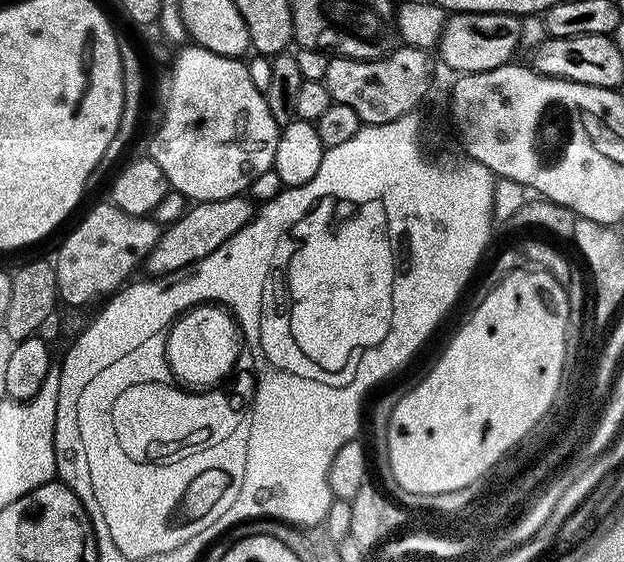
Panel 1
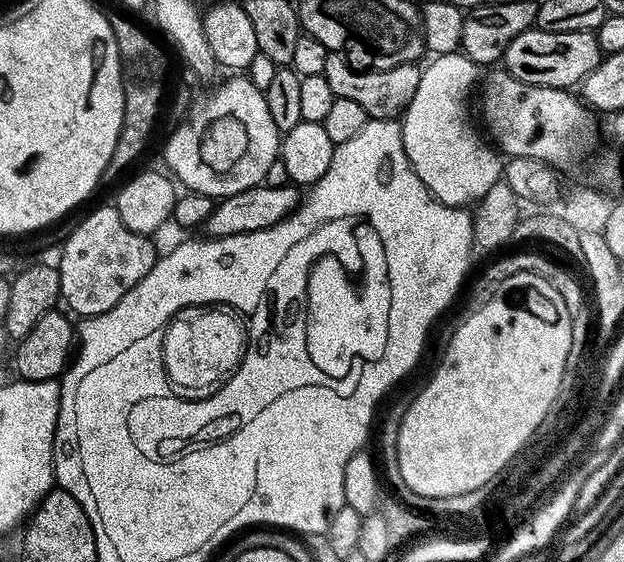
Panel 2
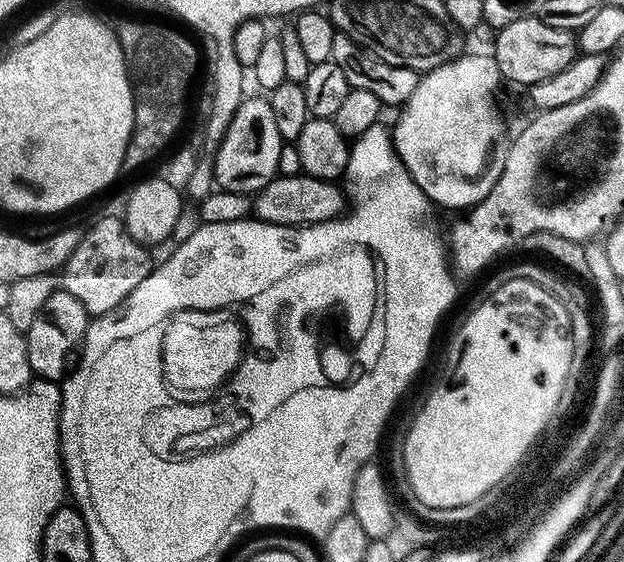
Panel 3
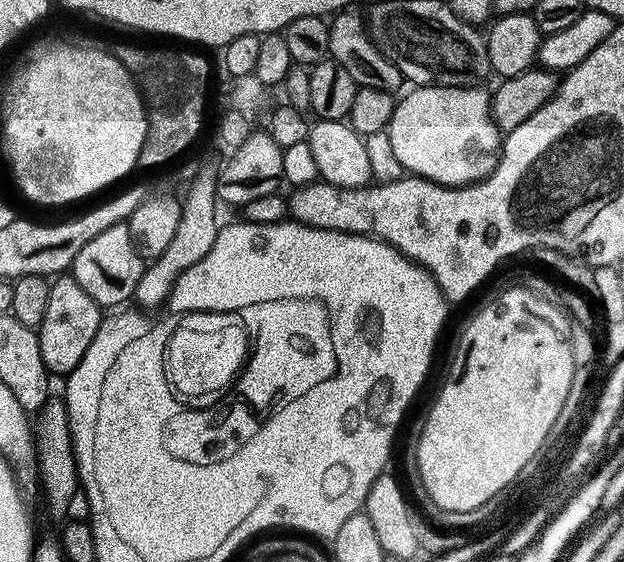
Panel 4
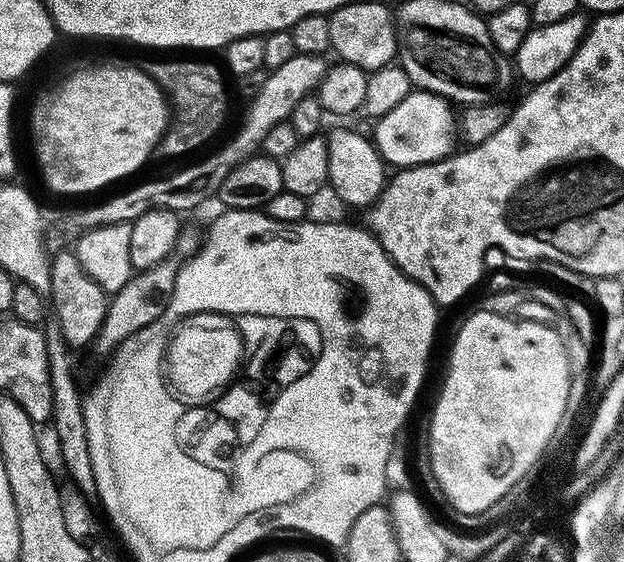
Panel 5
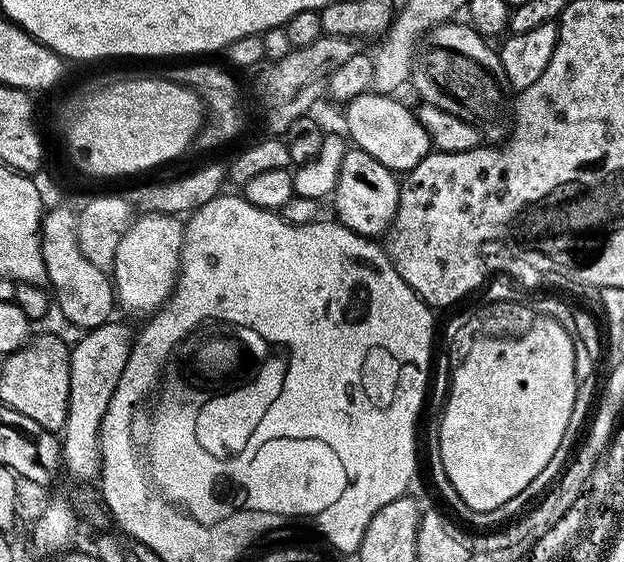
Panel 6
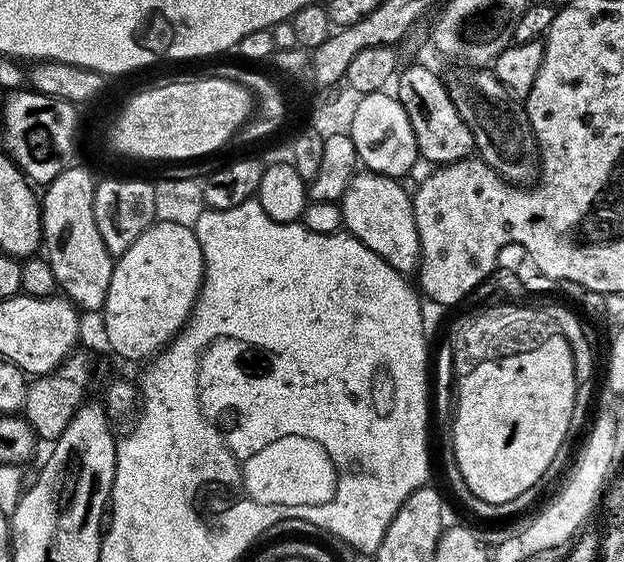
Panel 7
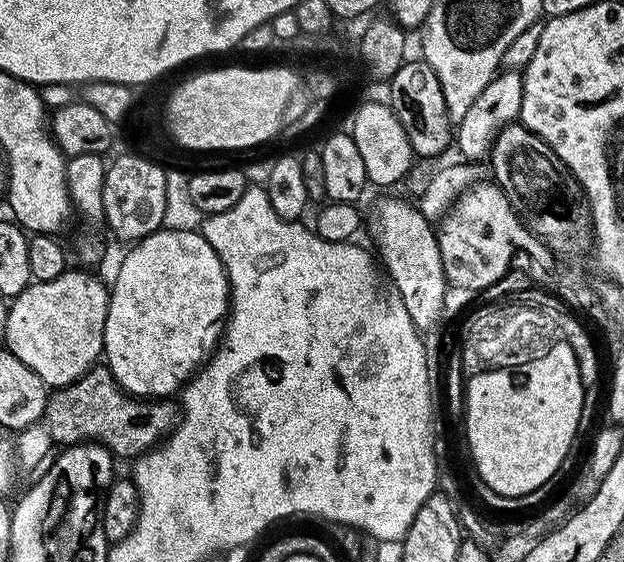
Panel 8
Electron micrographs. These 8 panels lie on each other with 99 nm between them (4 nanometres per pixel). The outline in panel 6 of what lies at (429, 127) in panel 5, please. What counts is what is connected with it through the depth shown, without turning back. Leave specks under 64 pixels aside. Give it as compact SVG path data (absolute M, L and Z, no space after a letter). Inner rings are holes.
M369 90L363 96L347 101L348 113L345 114L344 120L348 123L347 139L355 147L366 150L370 158L378 158L382 166L391 168L397 174L403 174L418 166L420 159L428 155L430 145L419 115L413 109L411 112L402 101L396 99L400 98Z

